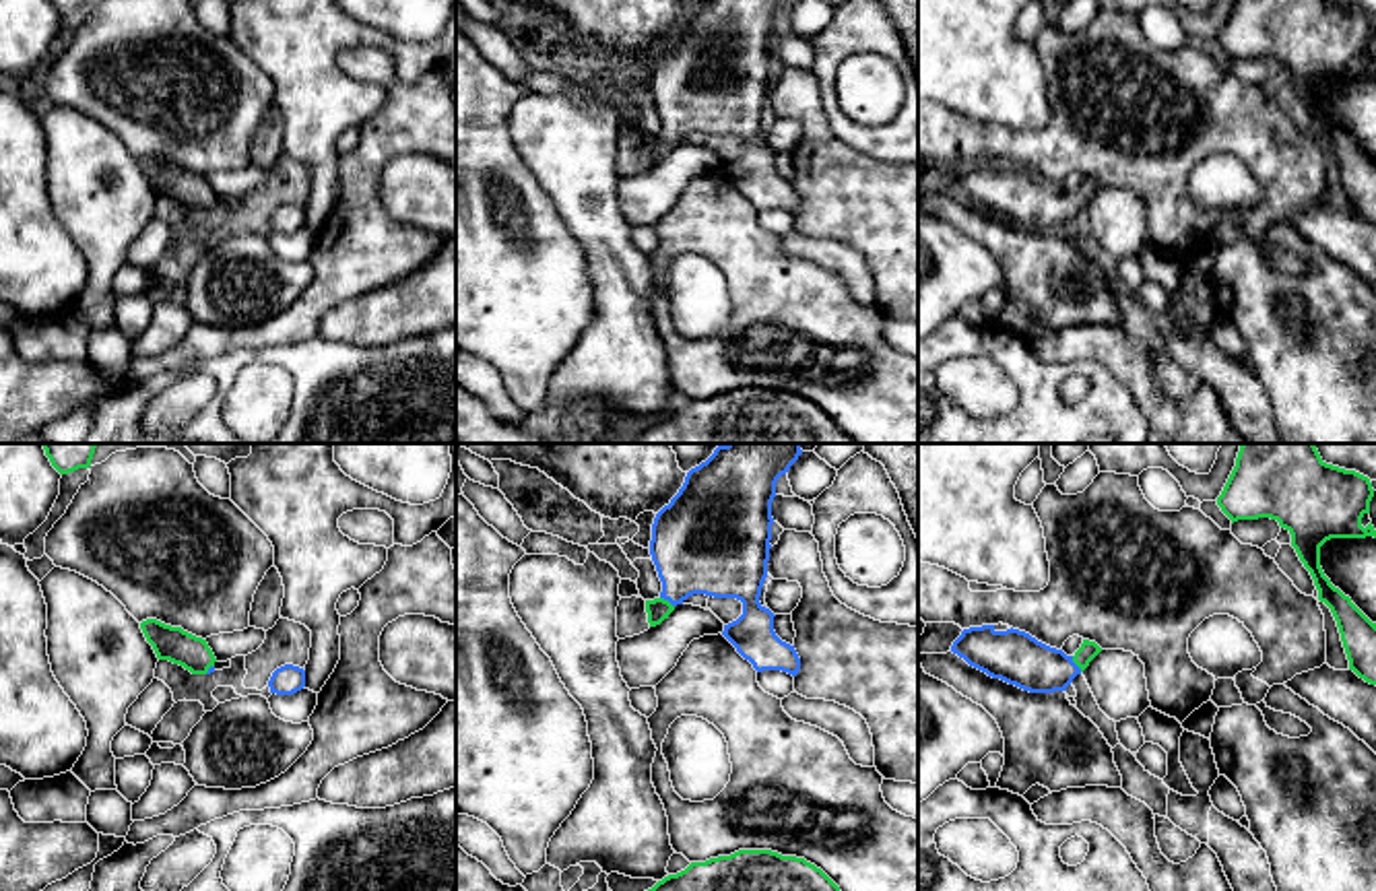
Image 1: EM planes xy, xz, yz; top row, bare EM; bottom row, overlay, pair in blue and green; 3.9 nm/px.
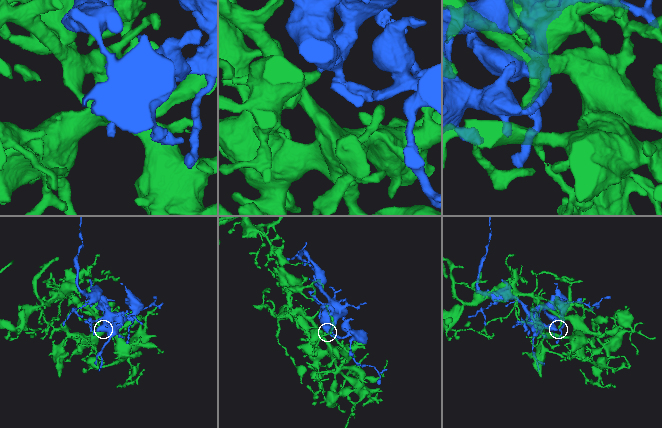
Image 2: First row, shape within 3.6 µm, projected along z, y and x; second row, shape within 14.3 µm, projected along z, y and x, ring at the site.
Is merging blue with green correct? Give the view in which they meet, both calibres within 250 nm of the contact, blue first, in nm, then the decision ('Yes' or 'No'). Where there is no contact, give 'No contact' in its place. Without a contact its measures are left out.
Touches blue in yz. Thickness 200 nm (blue) against 70 nm. Yes

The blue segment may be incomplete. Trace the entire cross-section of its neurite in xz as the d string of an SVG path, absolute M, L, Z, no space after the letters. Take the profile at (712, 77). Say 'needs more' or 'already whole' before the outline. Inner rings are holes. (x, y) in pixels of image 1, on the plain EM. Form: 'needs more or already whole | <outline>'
needs more | M701 0L685 14L683 25L664 43L652 62L650 93L662 120L662 130L646 138L650 165L660 163L693 132L736 136L743 153L724 163L722 173L757 210L782 208L792 214L800 208L794 184L774 169L774 151L759 140L767 116L772 78L772 39L776 21L794 0Z

